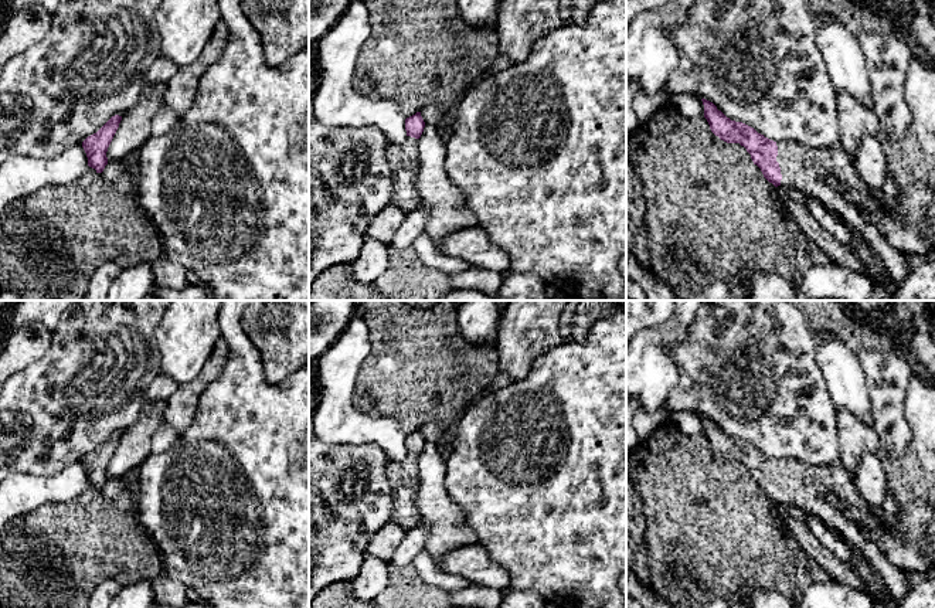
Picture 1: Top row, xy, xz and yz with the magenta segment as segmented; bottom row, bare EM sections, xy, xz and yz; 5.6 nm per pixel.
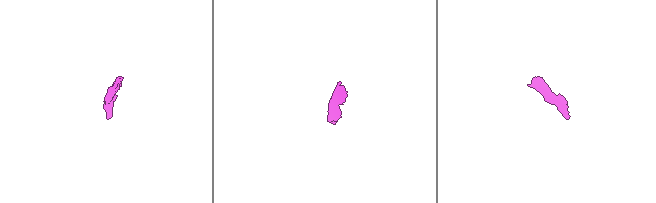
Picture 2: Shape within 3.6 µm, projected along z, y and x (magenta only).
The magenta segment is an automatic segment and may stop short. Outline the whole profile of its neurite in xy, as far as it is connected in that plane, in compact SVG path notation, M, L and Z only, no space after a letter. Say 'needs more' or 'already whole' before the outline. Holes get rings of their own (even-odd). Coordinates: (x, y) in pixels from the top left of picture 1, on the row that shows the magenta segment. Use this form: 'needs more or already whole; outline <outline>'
already whole; outline M112 116L96 133L88 136L82 142L82 147L88 157L88 166L102 173L108 164L106 152L119 128L122 116Z

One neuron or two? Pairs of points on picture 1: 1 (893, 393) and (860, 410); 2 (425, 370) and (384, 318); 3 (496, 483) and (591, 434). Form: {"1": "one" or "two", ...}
{"1": "two", "2": "one", "3": "one"}

